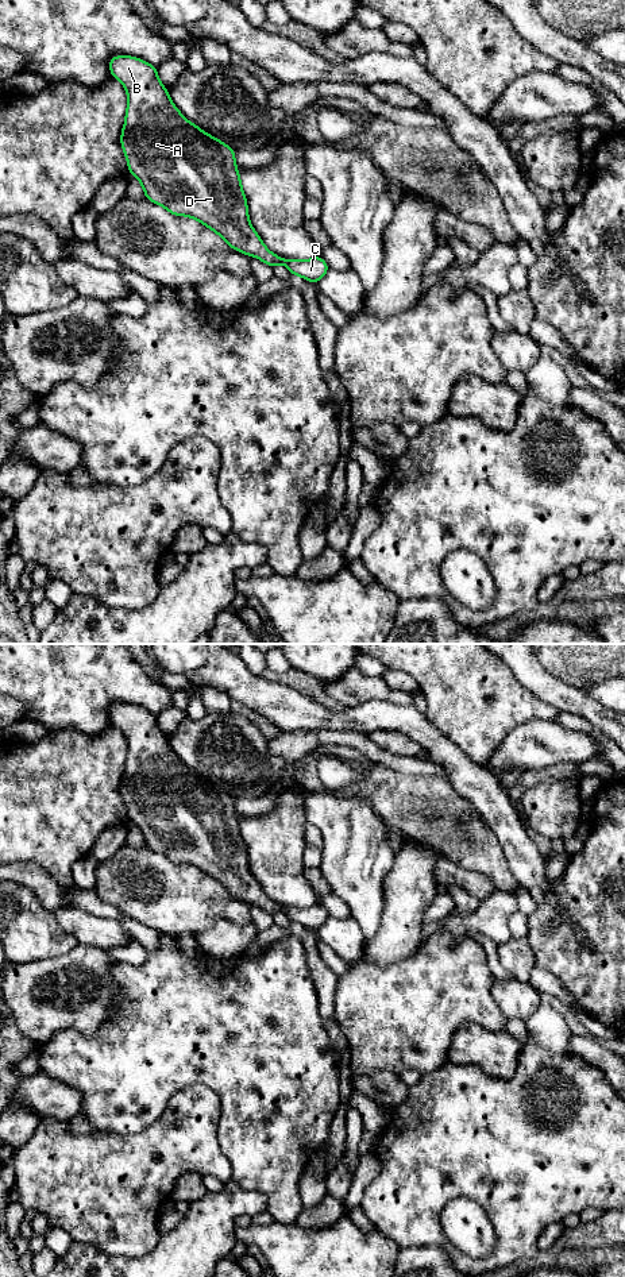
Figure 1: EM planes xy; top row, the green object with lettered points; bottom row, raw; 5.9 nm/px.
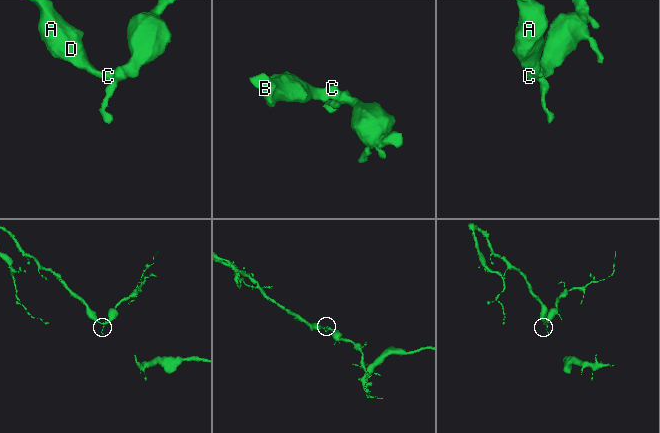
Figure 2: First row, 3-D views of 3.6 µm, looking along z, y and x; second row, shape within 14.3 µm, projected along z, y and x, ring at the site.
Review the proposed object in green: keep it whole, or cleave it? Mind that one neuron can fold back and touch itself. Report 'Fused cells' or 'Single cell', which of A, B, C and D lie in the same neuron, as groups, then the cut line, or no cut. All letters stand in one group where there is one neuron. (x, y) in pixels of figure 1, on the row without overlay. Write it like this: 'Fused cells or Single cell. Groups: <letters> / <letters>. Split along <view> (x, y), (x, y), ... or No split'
Single cell. Groups: A B C D. No split

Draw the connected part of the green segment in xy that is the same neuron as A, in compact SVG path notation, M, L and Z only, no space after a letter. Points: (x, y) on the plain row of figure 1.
M116 703L109 709L111 724L126 736L128 752L120 791L128 810L128 821L143 834L151 850L174 864L189 864L221 884L231 896L255 904L274 915L285 913L292 923L317 931L329 918L320 904L308 908L285 907L267 898L252 876L235 798L204 780L181 763L161 732L157 715L136 705Z

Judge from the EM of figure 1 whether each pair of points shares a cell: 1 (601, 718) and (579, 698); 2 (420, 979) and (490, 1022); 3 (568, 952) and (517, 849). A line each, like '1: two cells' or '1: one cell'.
1: one cell
2: one cell
3: two cells

